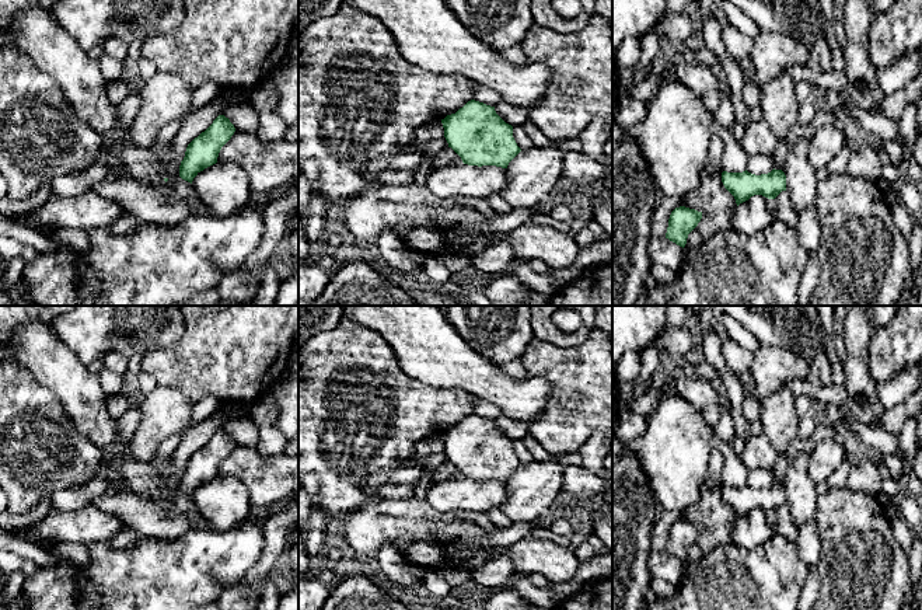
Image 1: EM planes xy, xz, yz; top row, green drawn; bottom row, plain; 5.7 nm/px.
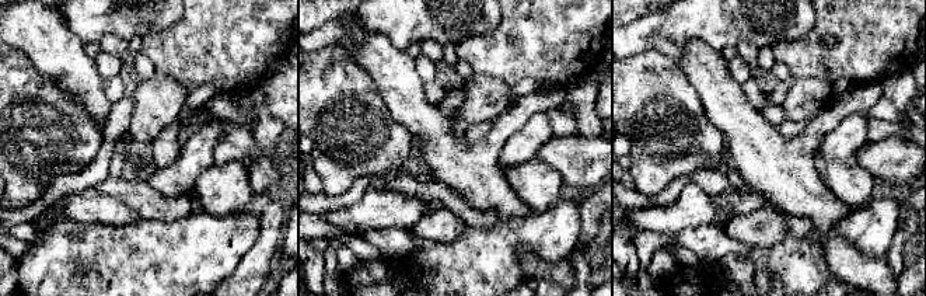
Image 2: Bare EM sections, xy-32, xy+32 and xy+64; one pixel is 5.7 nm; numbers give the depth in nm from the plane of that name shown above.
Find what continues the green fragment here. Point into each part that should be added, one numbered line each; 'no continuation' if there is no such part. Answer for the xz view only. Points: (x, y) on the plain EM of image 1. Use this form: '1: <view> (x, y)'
no continuation

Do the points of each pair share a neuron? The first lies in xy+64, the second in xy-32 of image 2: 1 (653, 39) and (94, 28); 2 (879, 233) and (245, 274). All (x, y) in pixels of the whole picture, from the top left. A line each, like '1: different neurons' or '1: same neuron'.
1: same neuron
2: different neurons

